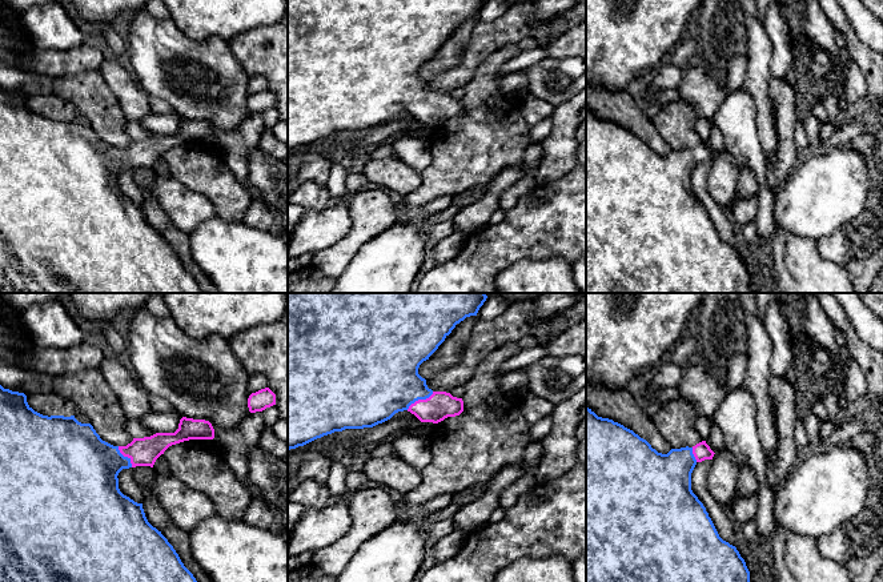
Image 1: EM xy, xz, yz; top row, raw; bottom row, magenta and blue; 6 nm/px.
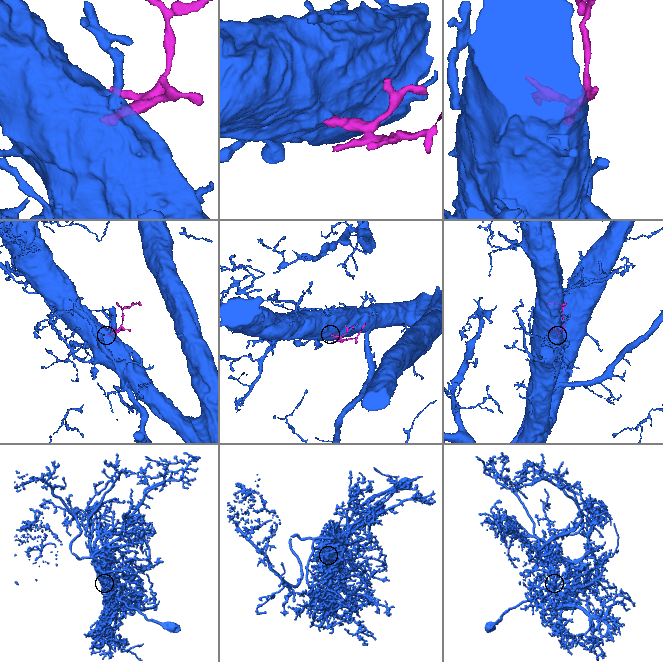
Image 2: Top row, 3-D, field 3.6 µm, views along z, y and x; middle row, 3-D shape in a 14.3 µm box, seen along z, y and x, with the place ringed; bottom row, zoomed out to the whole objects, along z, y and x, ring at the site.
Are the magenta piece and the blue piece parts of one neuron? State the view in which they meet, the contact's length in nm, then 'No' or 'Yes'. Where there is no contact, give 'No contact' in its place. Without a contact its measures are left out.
Touches magenta in xz. Shared border 200 nm. Yes

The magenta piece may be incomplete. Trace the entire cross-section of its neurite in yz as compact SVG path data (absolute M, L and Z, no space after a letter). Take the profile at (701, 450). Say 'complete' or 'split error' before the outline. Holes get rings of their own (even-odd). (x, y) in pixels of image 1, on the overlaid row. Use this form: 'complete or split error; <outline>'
split error; M586 406L586 582L750 582L750 571L735 546L723 541L706 507L691 490L691 473L698 462L713 459L714 451L702 441L693 447L658 453L651 445L623 425L598 417Z

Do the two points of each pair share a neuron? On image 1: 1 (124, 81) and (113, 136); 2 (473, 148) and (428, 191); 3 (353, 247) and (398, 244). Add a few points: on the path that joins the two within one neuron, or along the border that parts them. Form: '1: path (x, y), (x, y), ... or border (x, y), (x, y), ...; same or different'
1: border (103, 77), (128, 120); different
2: path (462, 159), (438, 180); same
3: border (386, 229), (365, 243), (342, 273); different

